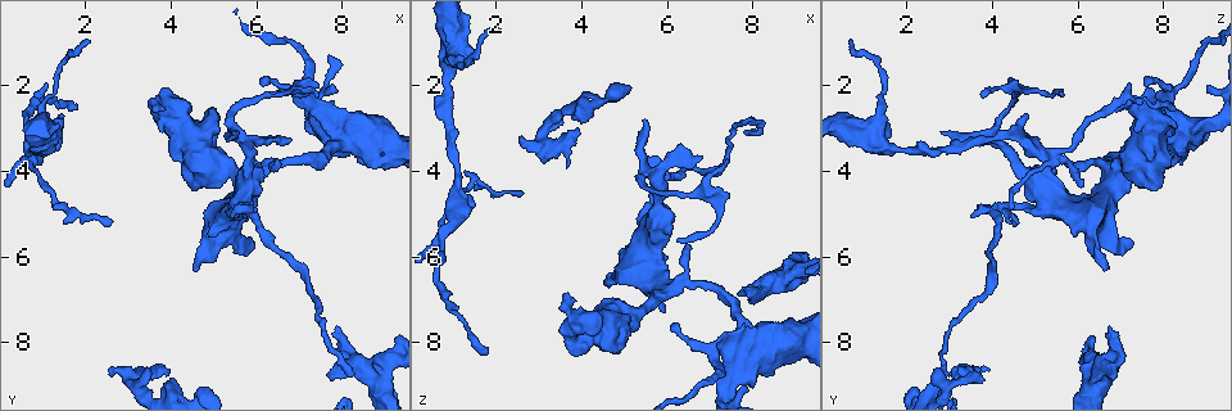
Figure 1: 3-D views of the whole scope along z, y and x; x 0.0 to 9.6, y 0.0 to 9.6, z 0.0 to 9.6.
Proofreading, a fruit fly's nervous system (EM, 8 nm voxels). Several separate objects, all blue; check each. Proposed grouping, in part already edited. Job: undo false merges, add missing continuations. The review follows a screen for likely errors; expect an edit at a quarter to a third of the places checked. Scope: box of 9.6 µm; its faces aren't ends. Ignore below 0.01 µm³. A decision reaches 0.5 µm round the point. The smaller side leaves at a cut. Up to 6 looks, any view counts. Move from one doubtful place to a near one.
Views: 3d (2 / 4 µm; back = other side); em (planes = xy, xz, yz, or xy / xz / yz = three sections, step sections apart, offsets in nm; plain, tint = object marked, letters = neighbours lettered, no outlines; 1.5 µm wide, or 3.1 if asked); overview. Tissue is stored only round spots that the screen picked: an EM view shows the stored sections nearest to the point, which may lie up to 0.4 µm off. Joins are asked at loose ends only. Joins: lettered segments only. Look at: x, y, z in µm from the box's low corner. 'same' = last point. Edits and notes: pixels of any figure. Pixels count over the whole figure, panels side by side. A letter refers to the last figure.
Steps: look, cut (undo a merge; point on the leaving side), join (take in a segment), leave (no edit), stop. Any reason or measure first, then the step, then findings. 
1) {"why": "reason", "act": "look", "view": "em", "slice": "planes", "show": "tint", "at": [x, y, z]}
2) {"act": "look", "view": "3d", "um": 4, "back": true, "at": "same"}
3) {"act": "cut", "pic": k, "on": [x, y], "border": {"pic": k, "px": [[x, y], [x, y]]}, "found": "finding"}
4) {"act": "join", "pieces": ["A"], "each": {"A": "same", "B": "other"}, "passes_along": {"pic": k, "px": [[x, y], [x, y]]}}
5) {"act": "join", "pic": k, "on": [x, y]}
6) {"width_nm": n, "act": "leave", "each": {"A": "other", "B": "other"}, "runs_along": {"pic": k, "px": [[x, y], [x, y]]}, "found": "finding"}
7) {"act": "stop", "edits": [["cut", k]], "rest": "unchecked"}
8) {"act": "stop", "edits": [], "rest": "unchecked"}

{"why": "an open end", "act": "look", "view": "em", "slice": "planes", "show": "plain", "at": [5.40, 4.95, 5.05]}

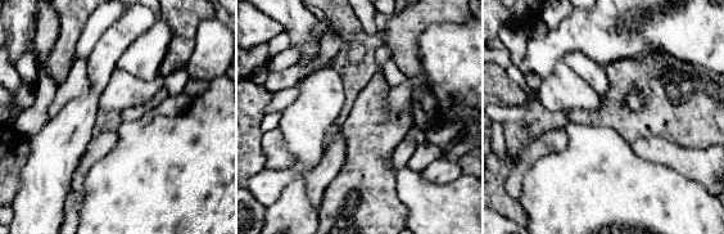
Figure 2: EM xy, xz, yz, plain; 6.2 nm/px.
{"why": "what lies round it", "act": "look", "view": "em", "slice": "planes", "show": "letters", "at": "same"}

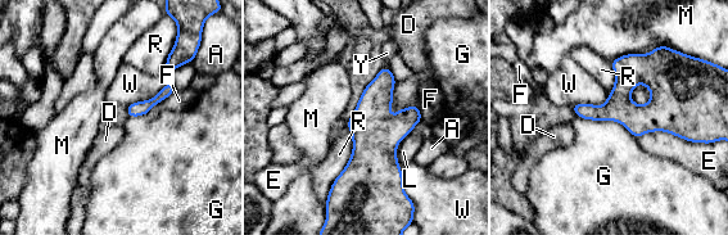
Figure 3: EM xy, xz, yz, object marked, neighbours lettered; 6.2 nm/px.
{"act": "leave", "each": {"A": "other", "D": "other", "E": "other", "F": "other", "G": "other", "L": "other", "M": "other", "R": "other", "W": "other", "Y": "other"}, "border": {"pic": 3, "px": [[396, 81], [389, 116]]}, "found": "no lettered segment goes on from it"}

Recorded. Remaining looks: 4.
{"why": "an open end", "act": "look", "view": "3d", "um": 4, "at": [6.80, 3.30, 3.65]}

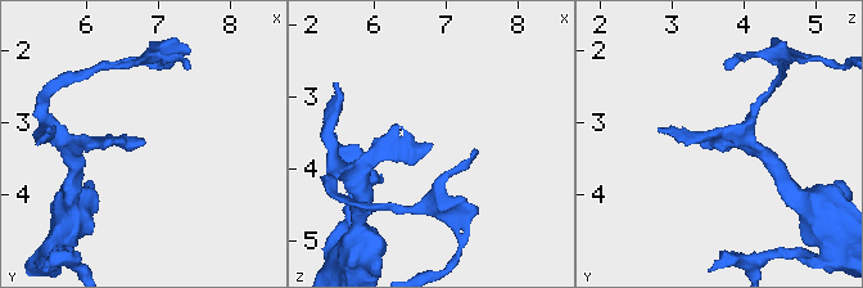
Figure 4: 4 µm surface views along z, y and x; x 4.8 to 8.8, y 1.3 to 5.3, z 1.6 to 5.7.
{"act": "look", "view": "em", "slice": "planes", "show": "letters", "at": [6.80, 3.25, 3.65]}

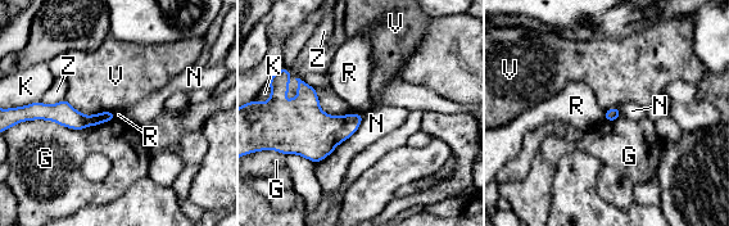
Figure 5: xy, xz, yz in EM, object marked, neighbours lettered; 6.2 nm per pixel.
{"act": "leave", "each": {"G": "other", "K": "other", "N": "other", "R": "other", "V": "other", "Z": "other"}, "found": "none of them fits"}

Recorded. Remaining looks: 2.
{"why": "an open end", "act": "look", "view": "em", "slice": "planes", "show": "tint", "at": [1.45, 2.70, 4.90]}

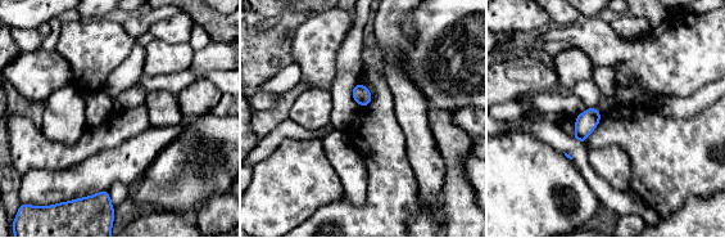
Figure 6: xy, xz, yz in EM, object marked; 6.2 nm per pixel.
{"act": "look", "view": "em", "slice": "planes", "show": "letters", "at": "same"}

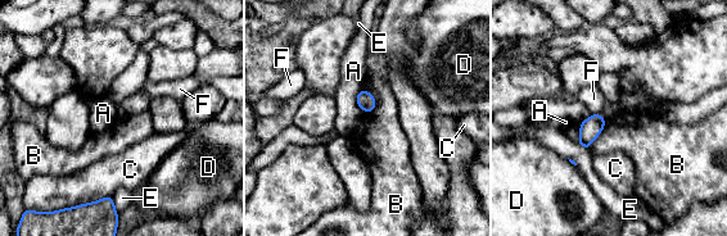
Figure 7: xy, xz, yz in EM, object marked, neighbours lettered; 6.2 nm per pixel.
{"act": "leave", "each": {"A": "other", "B": "other", "C": "other", "D": "other", "E": "other", "F": "other"}, "border": {"pic": 7, "px": [[606, 119], [600, 135], [588, 150]]}, "found": "none of them fits"}

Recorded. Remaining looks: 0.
{"act": "stop", "edits": [], "rest": "unchecked"}

